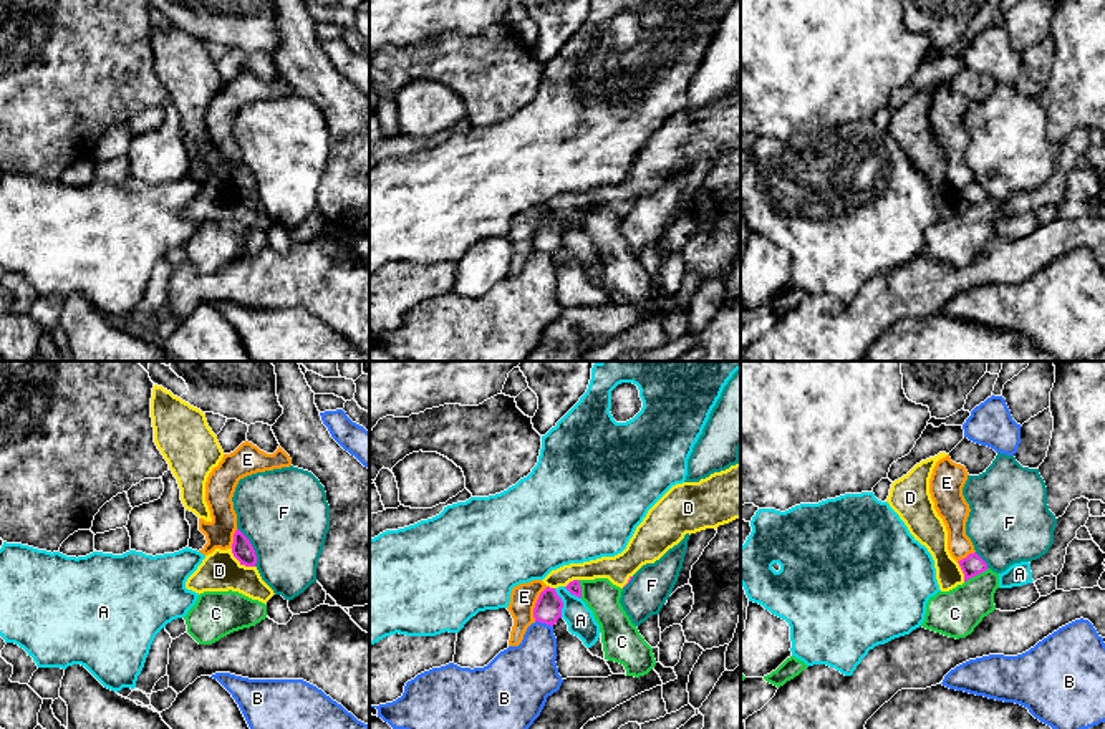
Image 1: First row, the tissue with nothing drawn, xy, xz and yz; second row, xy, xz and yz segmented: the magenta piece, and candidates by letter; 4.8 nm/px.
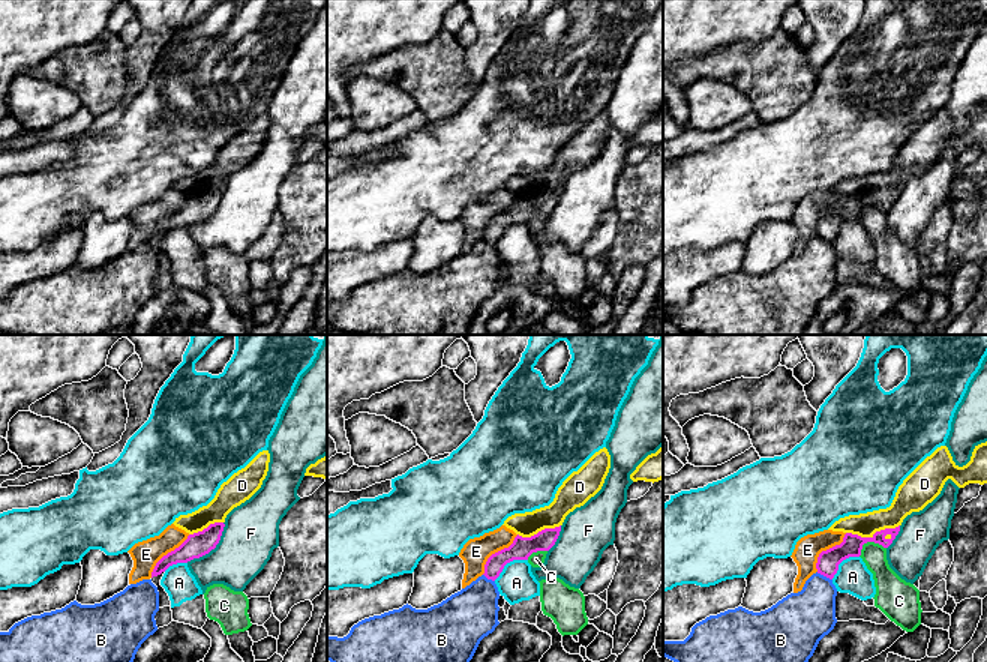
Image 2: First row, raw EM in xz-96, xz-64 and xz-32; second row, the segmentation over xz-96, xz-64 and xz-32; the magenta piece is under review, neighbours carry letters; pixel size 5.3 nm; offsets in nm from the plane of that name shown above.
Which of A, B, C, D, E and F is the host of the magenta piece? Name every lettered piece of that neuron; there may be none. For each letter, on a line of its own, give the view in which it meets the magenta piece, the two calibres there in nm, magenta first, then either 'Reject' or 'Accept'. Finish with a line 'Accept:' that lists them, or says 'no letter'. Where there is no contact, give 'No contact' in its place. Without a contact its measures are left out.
A: Touches magenta in xz. Thickness 130 nm (magenta) against 140 nm. Reject
B: Touches magenta in xz. Thickness 130 nm (magenta) against 260 nm. Reject
C: Touches magenta in yz. Thickness 100 nm (magenta) against 240 nm. Reject
D: Touches magenta in xy. Thickness 100 nm (magenta) against 190 nm. Accept
E: Touches magenta in xz. Thickness 130 nm (magenta) against 130 nm. Reject
F: Touches magenta in xy. Thickness 100 nm (magenta) against 440 nm. Reject
Accept: D

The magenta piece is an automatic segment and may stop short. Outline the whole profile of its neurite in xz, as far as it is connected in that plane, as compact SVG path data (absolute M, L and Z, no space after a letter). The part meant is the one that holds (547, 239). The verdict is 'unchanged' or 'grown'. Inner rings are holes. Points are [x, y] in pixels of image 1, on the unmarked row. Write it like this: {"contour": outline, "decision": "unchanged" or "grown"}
{"contour": "M741 91L699 111L673 114L648 139L621 182L552 199L542 209L547 217L535 232L535 250L553 255L562 247L558 215L578 227L581 209L608 207L625 217L643 194L659 189L686 162L717 157L736 147L741 147Z", "decision": "grown"}

